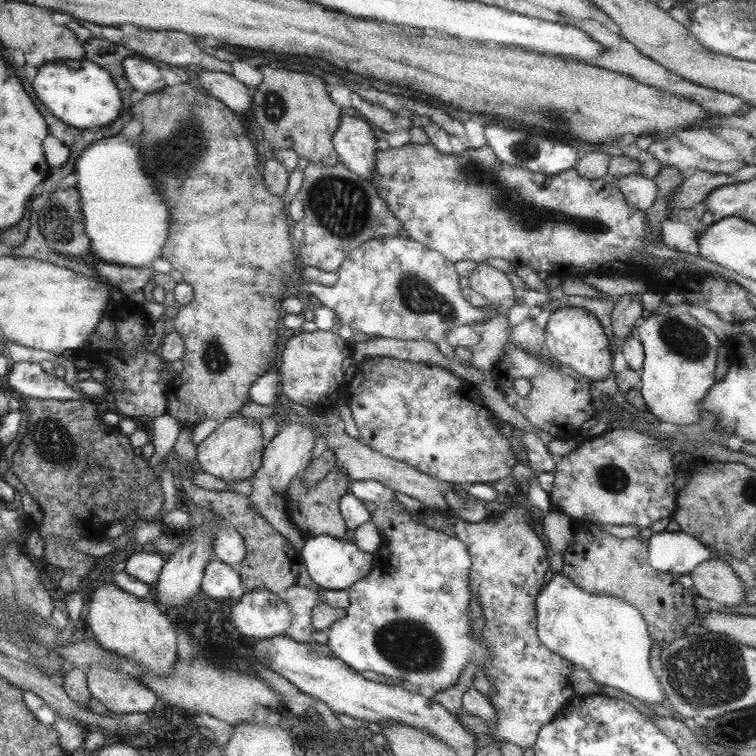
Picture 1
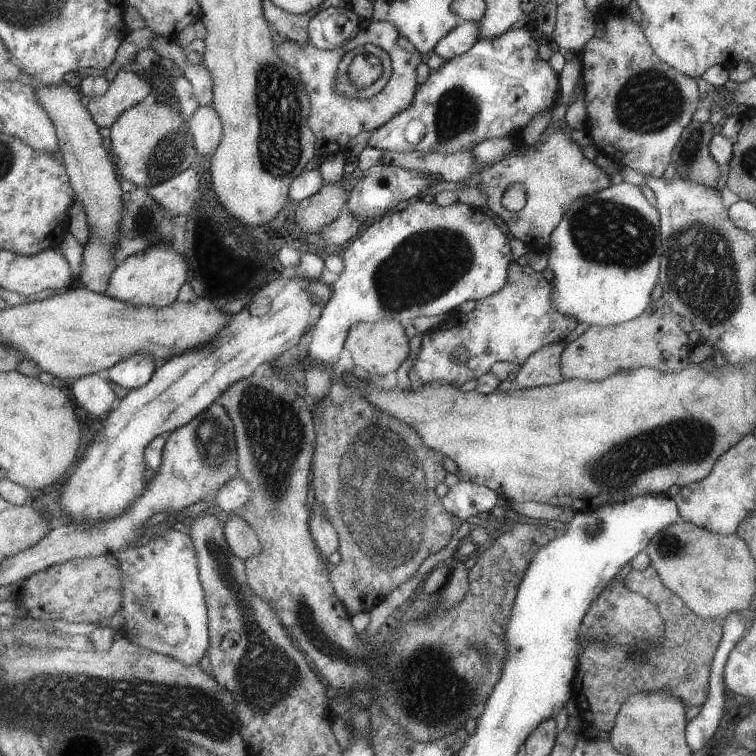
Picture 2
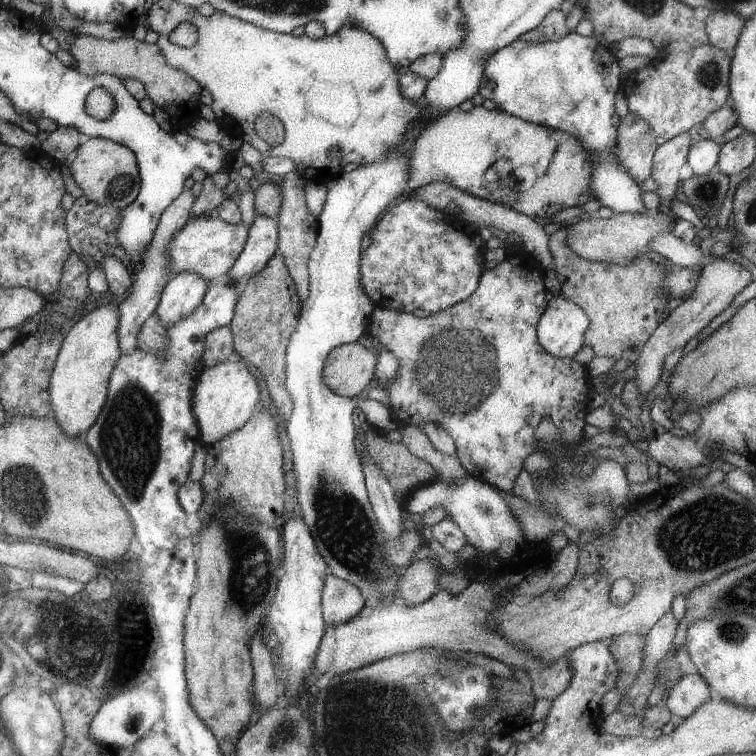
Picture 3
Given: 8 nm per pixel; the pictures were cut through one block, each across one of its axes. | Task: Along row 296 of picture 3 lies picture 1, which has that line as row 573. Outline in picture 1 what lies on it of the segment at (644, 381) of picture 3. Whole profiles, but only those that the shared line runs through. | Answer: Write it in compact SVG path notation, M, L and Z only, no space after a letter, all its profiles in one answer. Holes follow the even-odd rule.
M705 555L688 574L693 588L706 600L715 600L720 606L727 607L743 604L747 586L735 576L727 563Z

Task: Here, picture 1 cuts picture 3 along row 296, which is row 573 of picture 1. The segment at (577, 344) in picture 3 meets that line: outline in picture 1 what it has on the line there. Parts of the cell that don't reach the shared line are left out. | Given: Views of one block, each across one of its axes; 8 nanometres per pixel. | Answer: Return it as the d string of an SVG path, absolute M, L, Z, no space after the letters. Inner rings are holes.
M561 571L552 573L547 584L535 601L538 612L538 634L543 646L554 654L561 655L570 664L583 668L589 673L589 678L604 687L617 689L635 699L647 704L664 704L666 694L657 678L649 670L649 650L651 638L646 626L646 620L640 611L608 595L589 594L582 587L575 586Z

